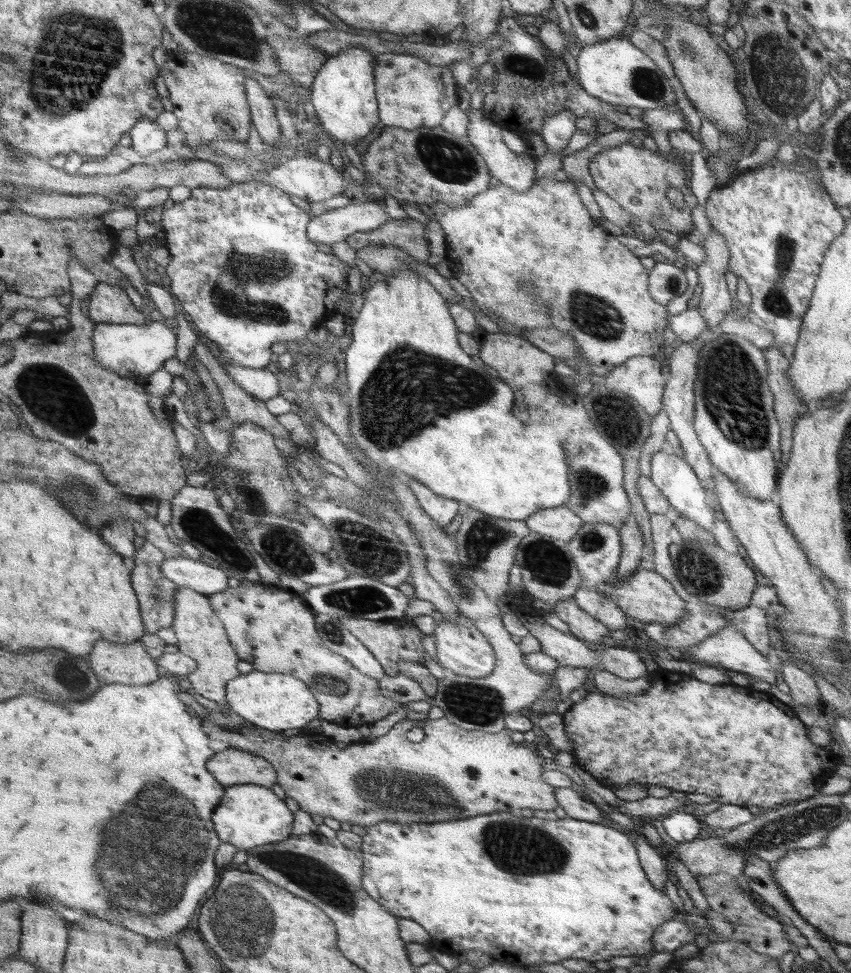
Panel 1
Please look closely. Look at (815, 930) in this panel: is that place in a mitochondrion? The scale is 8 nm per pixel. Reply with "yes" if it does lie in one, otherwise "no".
no

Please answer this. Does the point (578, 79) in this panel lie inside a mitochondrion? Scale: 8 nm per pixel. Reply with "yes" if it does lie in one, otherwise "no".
no

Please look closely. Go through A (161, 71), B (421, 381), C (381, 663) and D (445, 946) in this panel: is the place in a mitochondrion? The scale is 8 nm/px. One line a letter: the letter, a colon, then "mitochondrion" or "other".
A: other
B: mitochondrion
C: other
D: other

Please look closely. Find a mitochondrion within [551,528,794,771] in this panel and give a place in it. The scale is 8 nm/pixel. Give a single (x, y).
(699, 572)

